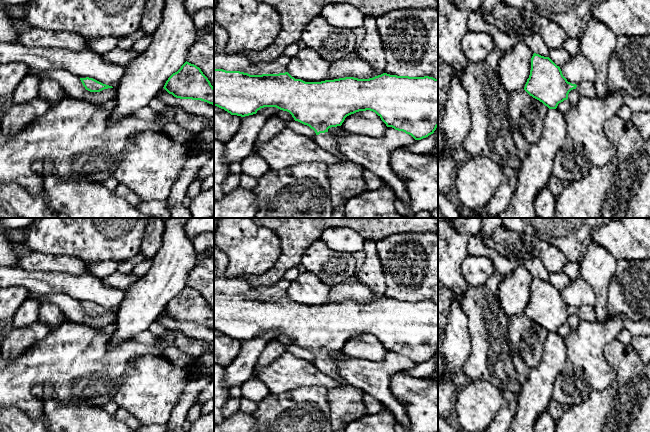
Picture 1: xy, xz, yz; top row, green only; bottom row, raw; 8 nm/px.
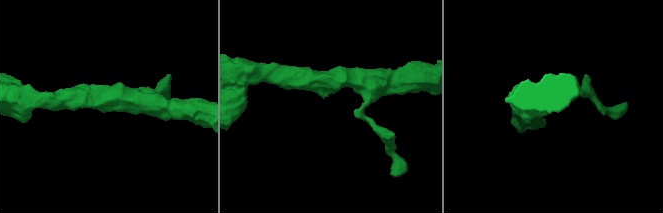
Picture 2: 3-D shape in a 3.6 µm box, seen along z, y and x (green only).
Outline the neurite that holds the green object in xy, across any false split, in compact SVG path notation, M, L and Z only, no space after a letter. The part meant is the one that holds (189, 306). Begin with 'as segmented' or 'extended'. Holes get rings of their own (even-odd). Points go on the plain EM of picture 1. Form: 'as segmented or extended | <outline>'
as segmented | M187 285L168 302L163 312L176 322L201 324L214 329L214 311L199 291Z

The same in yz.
extended | M534 277L531 282L531 294L524 314L549 333L568 323L571 314L576 313L584 321L596 321L593 307L583 305L572 308L563 300L559 290L549 281Z

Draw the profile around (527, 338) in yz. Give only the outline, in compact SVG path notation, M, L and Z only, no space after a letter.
M524 313L508 318L510 343L530 369L540 362L548 334L547 330L530 320Z

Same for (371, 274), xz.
M365 240L365 261L357 270L357 278L377 297L383 297L386 291L386 278L376 249L376 242Z

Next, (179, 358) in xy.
M145 330L136 334L133 339L144 345L160 346L163 349L164 354L175 365L181 367L182 369L187 369L192 374L196 373L196 371L200 367L198 359L188 356L184 352L180 351L176 345L170 344L166 340L160 339L150 330Z

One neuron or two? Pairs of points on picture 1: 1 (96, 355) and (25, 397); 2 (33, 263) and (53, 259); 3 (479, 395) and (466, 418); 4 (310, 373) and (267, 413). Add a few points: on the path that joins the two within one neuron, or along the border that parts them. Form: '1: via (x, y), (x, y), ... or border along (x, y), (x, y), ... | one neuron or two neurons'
1: via (76, 359), (53, 360), (36, 377) | one neuron
2: via (38, 262), (48, 262) | one neuron
3: via (479, 401), (472, 412) | one neuron
4: border along (316, 385), (299, 386), (277, 394), (270, 393) | two neurons

